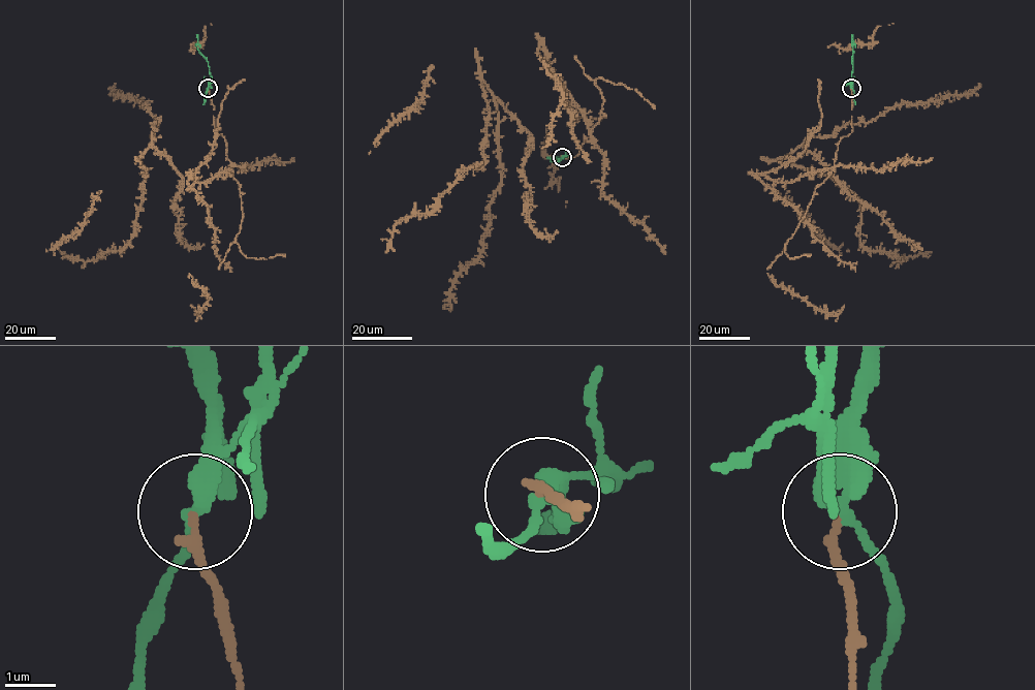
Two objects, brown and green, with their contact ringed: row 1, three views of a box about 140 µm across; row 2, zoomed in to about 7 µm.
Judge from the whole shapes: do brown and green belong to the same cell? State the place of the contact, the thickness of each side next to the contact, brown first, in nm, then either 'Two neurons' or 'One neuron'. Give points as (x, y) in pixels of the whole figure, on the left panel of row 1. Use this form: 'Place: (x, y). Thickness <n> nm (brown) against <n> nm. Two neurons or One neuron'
Place: (208, 88). Thickness 180 nm (brown) against 340 nm. Two neurons

